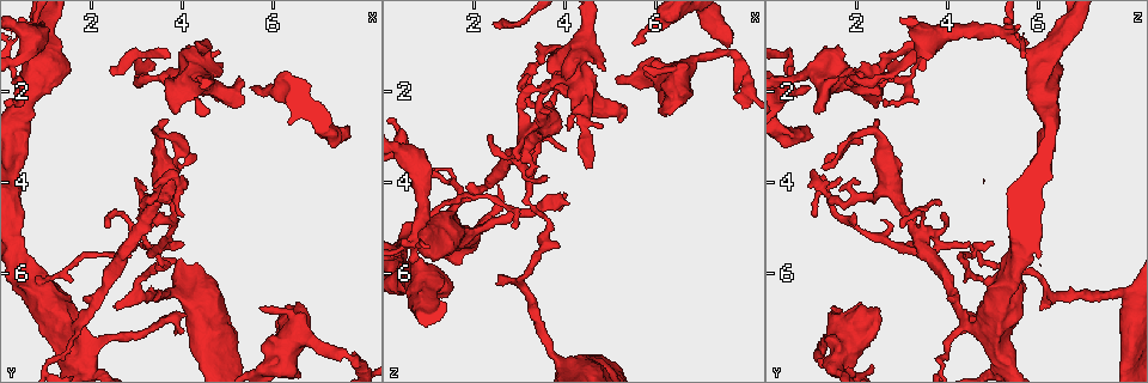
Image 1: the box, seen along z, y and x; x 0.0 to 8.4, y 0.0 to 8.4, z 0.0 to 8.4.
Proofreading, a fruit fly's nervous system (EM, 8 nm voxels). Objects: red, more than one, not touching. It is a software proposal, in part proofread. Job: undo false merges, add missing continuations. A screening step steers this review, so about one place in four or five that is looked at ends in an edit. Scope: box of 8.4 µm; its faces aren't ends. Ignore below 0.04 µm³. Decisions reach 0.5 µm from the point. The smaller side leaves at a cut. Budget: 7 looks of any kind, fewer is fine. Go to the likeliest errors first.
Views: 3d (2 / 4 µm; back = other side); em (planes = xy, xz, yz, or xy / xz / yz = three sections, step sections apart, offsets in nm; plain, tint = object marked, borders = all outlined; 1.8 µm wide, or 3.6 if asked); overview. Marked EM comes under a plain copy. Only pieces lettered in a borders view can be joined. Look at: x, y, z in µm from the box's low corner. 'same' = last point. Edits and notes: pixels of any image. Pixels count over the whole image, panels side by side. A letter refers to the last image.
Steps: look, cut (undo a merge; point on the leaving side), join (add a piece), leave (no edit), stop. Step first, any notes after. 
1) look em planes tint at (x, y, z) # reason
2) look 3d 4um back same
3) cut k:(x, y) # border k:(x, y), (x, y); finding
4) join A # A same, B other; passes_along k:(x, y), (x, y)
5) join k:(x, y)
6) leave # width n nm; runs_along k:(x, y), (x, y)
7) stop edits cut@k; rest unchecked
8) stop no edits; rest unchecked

look 3d 2um at (0.65, 0.65, 5.30) # abrupt turn

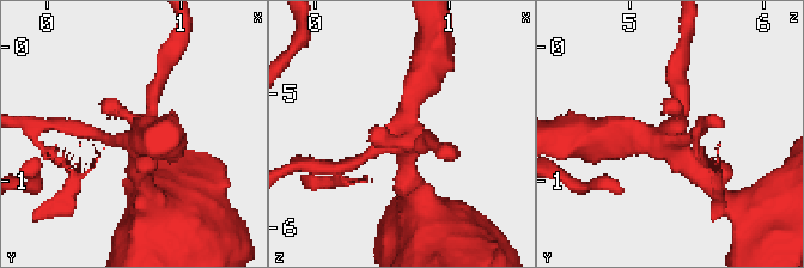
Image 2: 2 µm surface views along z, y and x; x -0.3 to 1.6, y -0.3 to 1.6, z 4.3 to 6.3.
look em xy step 4 tint at (0.64, 0.70, 5.32)

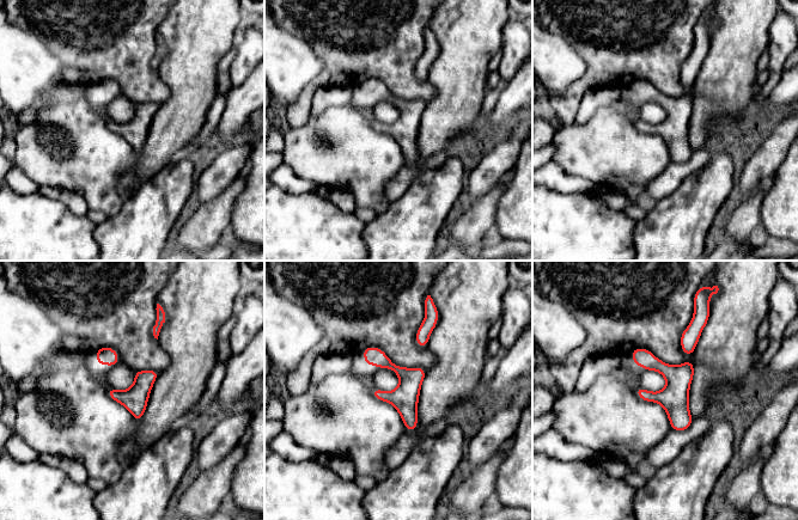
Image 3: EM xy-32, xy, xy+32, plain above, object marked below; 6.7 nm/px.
look em planes borders same

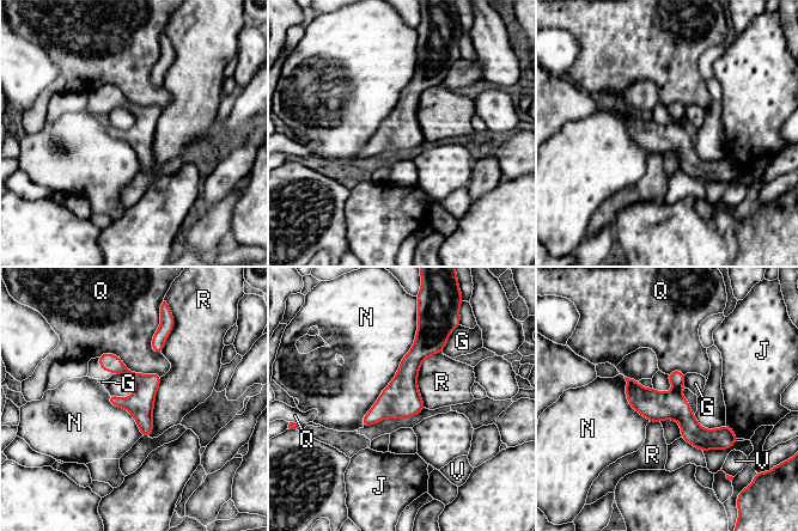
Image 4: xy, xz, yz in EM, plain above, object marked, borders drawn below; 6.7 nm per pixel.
leave # width 190 nm; G other, J other, N other, Q other, R other, V other; border 4:(418, 319), (413, 346), (361, 427); one neuron here

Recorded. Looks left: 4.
look em yz step 8 tint at (3.00, 5.10, 3.50) # four-way junction

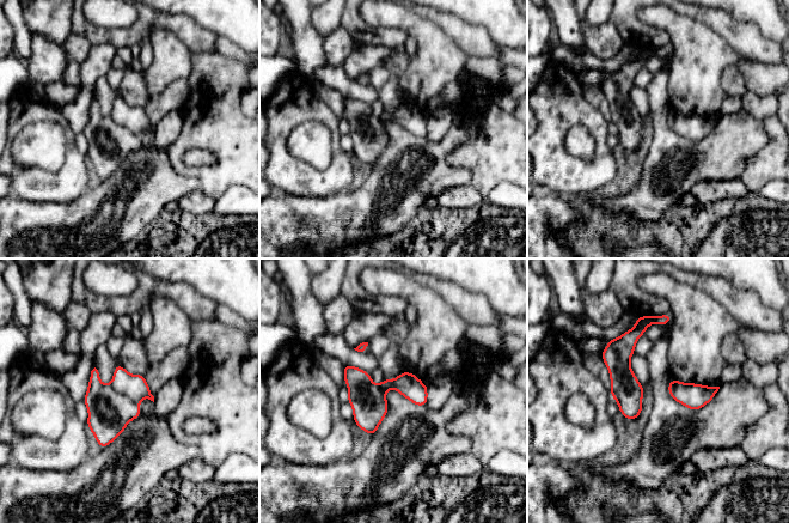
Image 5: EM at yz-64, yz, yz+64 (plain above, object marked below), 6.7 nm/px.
look em planes borders same # cut it another way

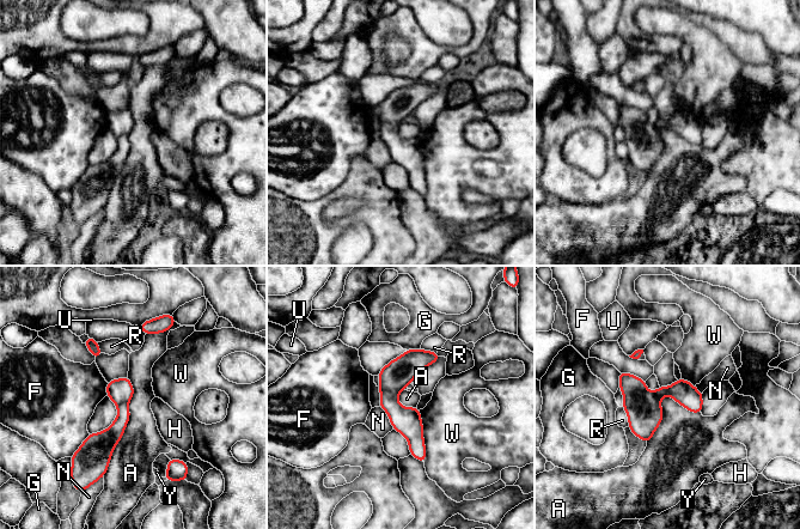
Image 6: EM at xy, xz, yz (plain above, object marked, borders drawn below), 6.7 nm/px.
leave # longest_contact A 700 nm; A other, F other, G other, H other, N other, R other, U other, W other, Y other; border 6:(128, 376), (129, 421), (103, 476); one neuron here

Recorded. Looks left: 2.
look 3d 4um at (5.20, 1.65, 2.55) # thick end

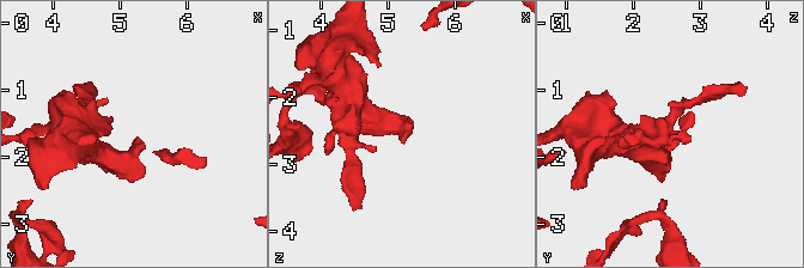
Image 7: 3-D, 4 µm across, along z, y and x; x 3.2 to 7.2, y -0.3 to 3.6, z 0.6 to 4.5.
look em xz step 4 borders at (5.25, 1.70, 2.55) # shape alone is not enough

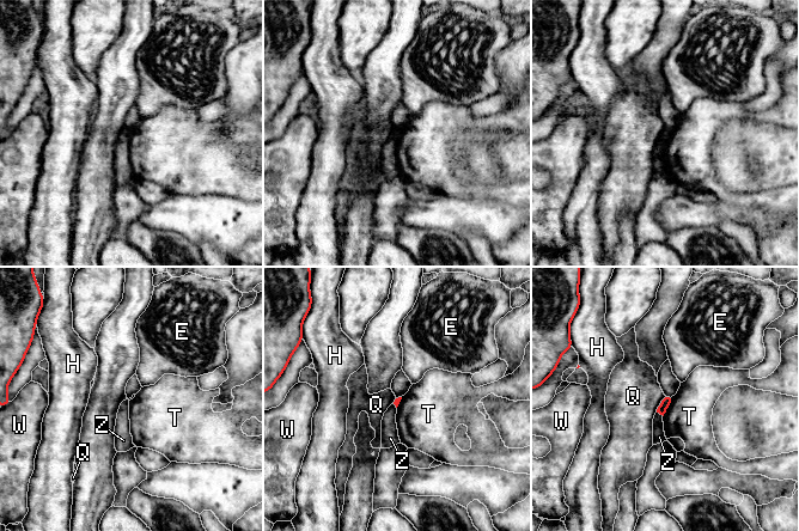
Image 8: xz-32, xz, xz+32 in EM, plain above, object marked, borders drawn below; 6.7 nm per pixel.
leave # E other, H other, Q other, T other, W other, Z other; border 8:(674, 396), (663, 416); none of them fits

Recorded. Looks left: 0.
stop no edits; rest unchecked

